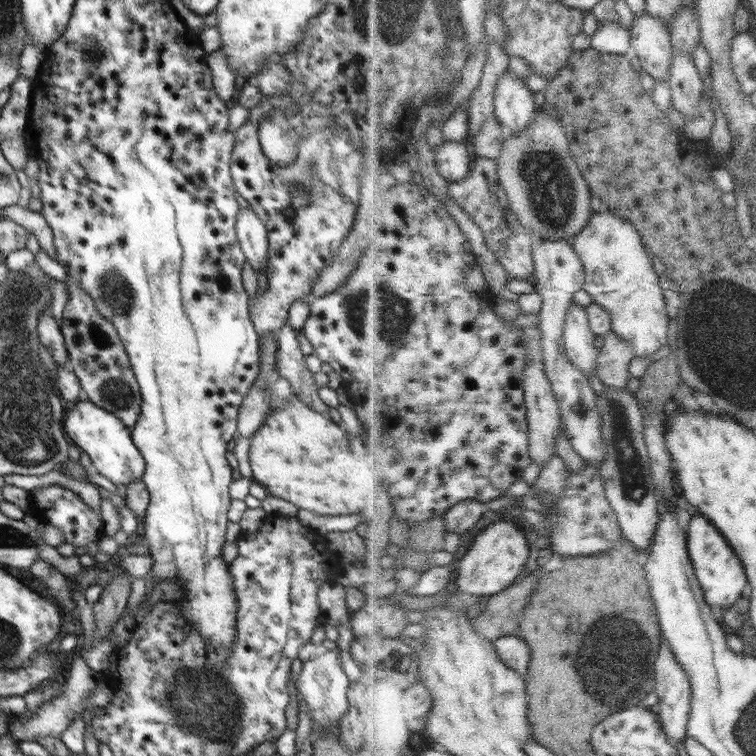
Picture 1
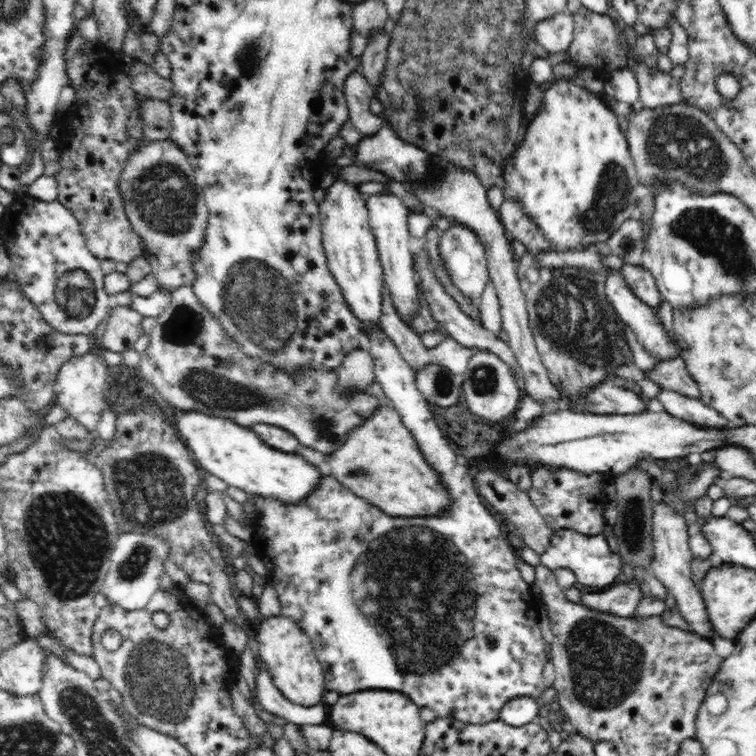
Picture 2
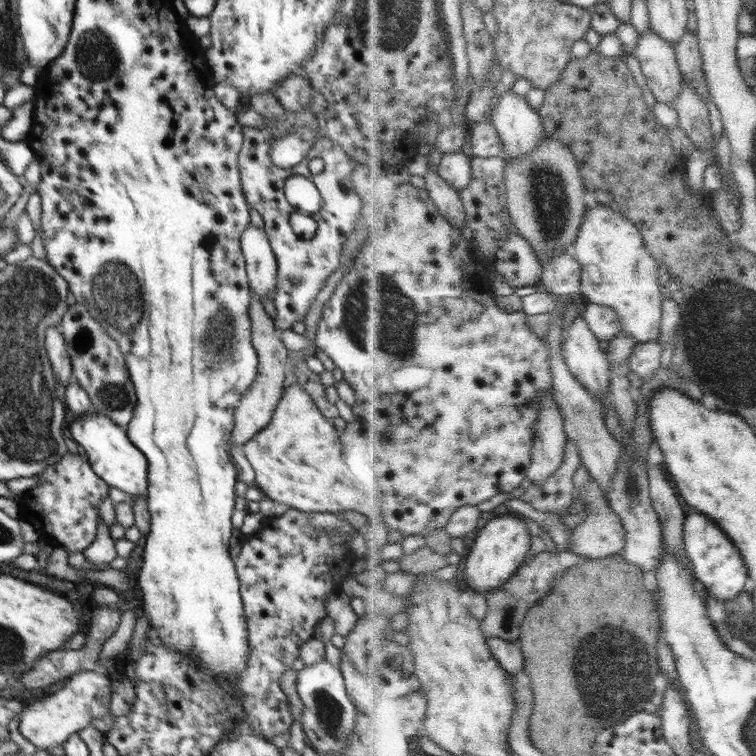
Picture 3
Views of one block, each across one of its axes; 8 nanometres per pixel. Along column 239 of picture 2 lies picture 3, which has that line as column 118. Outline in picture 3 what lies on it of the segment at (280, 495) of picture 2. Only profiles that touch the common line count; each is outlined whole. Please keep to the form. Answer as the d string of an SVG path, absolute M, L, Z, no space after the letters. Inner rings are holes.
M96 412L77 417L72 423L67 424L67 432L71 433L72 439L86 450L92 470L108 486L119 488L132 496L147 494L148 461L141 450L132 444L125 427Z

